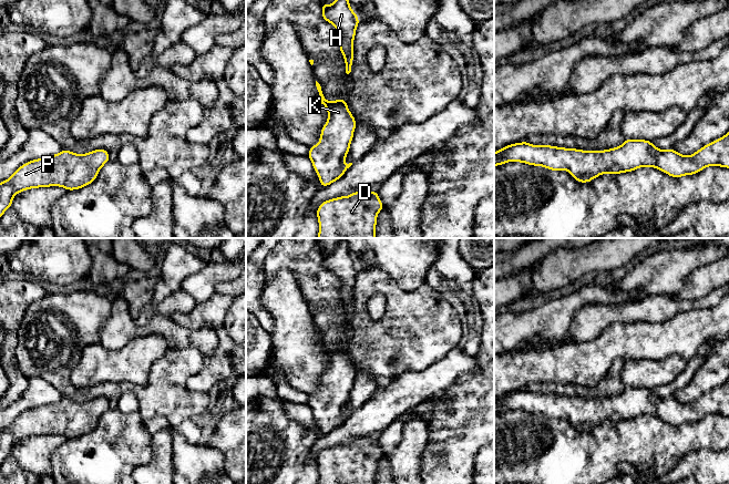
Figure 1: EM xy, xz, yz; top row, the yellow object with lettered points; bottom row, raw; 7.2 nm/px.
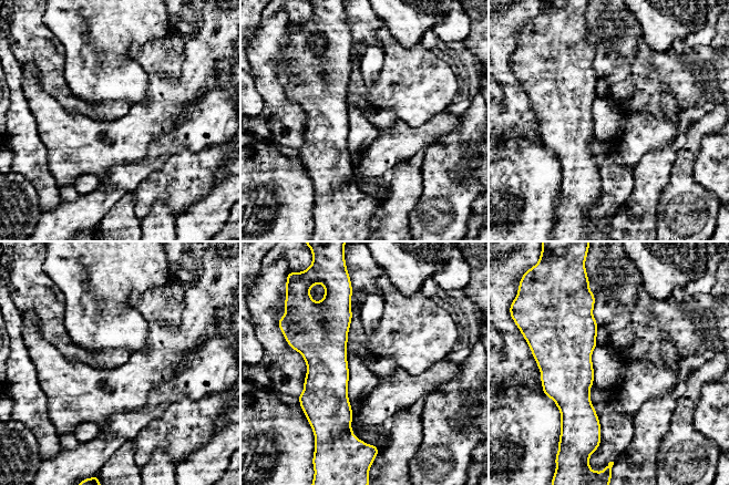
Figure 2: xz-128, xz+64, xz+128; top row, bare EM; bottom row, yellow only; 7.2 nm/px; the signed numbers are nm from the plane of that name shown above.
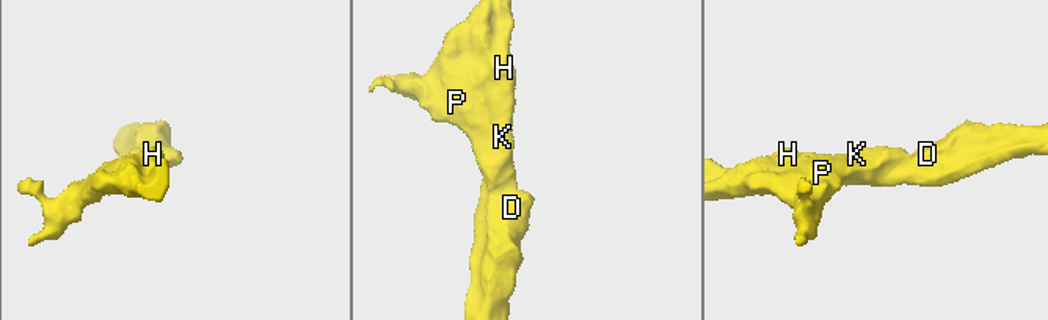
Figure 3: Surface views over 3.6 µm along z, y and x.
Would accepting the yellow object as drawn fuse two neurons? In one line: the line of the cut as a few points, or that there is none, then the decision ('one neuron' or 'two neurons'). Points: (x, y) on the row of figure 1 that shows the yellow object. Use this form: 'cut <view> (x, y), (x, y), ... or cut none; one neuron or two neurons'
cut none; one neuron

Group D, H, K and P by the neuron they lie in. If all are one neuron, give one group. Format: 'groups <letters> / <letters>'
groups D H K P

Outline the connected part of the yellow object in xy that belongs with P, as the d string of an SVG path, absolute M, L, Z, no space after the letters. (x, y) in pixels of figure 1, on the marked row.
M63 148L58 154L22 164L8 179L0 183L0 218L12 207L12 199L20 192L51 186L66 190L80 189L93 183L109 161L110 154L104 148L85 154Z

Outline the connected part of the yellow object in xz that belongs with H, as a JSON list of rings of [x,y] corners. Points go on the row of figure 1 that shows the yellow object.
[[[335,0],[332,4],[322,3],[321,18],[331,23],[339,32],[339,49],[346,63],[346,73],[349,74],[353,62],[353,40],[359,25],[359,17],[350,7],[349,0]]]

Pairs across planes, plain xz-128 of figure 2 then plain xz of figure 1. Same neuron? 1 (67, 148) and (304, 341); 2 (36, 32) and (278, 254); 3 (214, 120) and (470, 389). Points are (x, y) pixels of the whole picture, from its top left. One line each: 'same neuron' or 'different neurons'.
1: same neuron
2: same neuron
3: different neurons

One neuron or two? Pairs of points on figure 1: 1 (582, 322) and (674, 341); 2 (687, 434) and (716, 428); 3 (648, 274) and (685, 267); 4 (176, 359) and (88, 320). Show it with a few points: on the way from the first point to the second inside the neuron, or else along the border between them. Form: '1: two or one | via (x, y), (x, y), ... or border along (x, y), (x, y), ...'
1: two | border along (632, 322), (614, 322), (595, 338), (584, 341)
2: one | via (694, 434), (709, 433)
3: one | via (657, 274), (664, 273), (669, 267), (676, 267)
4: one | via (131, 388), (74, 393), (59, 378), (59, 357)

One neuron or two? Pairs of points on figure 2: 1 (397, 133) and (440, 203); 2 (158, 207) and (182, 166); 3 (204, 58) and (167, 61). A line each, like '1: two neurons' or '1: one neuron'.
1: two neurons
2: two neurons
3: two neurons

